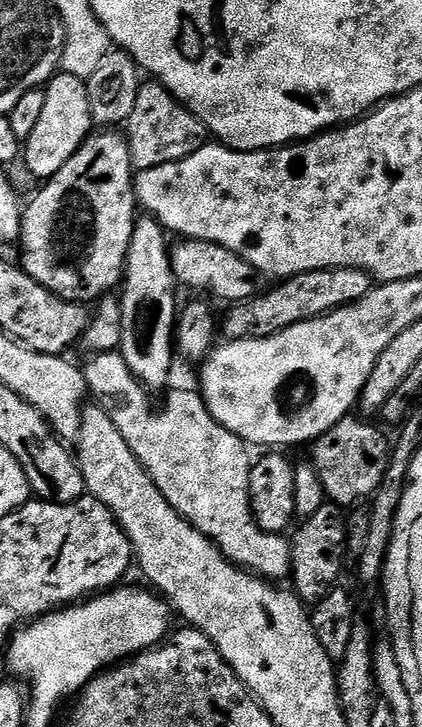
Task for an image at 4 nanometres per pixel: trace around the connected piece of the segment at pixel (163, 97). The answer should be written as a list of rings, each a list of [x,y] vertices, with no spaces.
[[[152,78],[140,85],[138,103],[126,125],[126,139],[133,169],[143,170],[190,158],[190,154],[209,143],[210,133],[193,112],[185,108],[159,80]]]

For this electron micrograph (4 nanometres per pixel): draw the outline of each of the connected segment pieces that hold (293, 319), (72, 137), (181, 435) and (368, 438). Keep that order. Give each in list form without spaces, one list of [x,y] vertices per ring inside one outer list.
[[[357,268],[310,270],[306,274],[281,279],[277,284],[280,284],[277,288],[269,287],[263,294],[233,303],[229,307],[232,309],[228,317],[222,320],[222,332],[228,335],[225,337],[229,341],[270,338],[270,334],[278,334],[298,322],[313,320],[335,308],[358,302],[374,287],[372,276]]]
[[[63,70],[57,71],[48,81],[44,93],[46,107],[38,118],[38,126],[34,128],[34,134],[22,148],[22,164],[25,164],[40,182],[58,174],[58,170],[62,170],[62,166],[66,166],[66,162],[74,158],[74,154],[94,132],[92,103],[85,77],[75,76]]]
[[[119,351],[99,353],[88,365],[83,365],[82,371],[89,393],[93,397],[104,396],[98,400],[99,407],[112,417],[114,426],[118,426],[118,434],[126,438],[126,446],[130,446],[132,453],[140,459],[140,465],[148,471],[150,478],[156,483],[156,488],[162,490],[166,502],[174,506],[179,516],[185,516],[231,563],[264,578],[289,575],[292,567],[289,541],[275,532],[264,532],[256,525],[256,519],[252,516],[250,474],[254,460],[253,457],[248,457],[249,445],[212,417],[199,391],[192,389],[191,392],[188,388],[181,392],[169,391],[168,409],[165,412],[155,412],[152,409],[152,400],[148,397],[151,396],[149,389],[136,379]]]
[[[356,414],[342,418],[342,422],[319,436],[310,448],[310,463],[322,478],[328,500],[345,510],[351,510],[363,500],[364,503],[371,501],[378,486],[382,486],[390,459],[390,440],[388,444],[387,438],[374,425],[363,424],[359,418]]]

